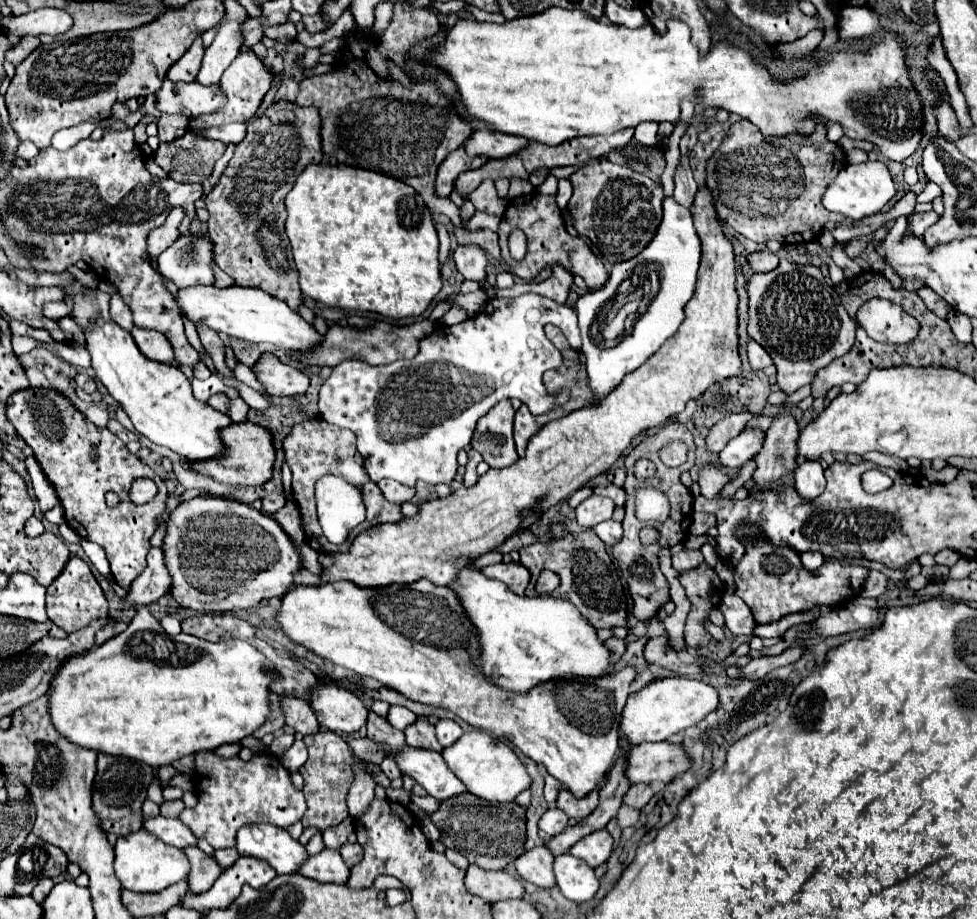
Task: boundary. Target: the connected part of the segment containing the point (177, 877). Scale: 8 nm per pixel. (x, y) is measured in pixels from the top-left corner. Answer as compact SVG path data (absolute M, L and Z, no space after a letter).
M140 829L126 837L118 837L114 853L116 853L116 857L114 857L116 877L120 879L124 889L130 889L136 893L162 891L166 887L186 879L190 873L190 863L188 863L188 857L184 855L184 851L178 847L170 847L168 843L162 843L162 839L148 833L146 829Z

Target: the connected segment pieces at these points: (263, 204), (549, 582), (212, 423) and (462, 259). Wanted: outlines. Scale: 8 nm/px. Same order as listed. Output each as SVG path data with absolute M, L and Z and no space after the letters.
M284 101L272 105L270 109L266 109L266 113L264 113L262 117L258 117L258 119L254 119L254 121L248 123L248 135L246 135L246 139L244 139L242 143L236 145L234 155L232 155L232 159L230 159L230 163L228 163L224 175L220 177L220 183L212 189L212 193L208 193L208 195L204 197L206 209L208 209L208 213L210 213L210 217L208 217L208 235L210 235L210 241L212 241L212 245L214 245L214 261L216 261L216 265L218 265L222 271L226 271L226 273L236 281L236 285L262 289L262 291L270 293L272 297L282 299L282 301L284 301L288 307L292 307L292 309L298 309L298 305L302 303L302 291L300 291L300 285L298 285L298 271L296 271L296 267L294 267L294 263L292 263L290 243L288 243L288 237L286 237L286 231L284 231L284 223L286 223L286 205L284 205L284 199L286 199L286 195L290 193L290 189L294 187L296 177L304 171L304 167L316 165L316 163L322 161L322 147L320 147L318 127L320 127L320 115L318 115L318 111L314 111L314 107L294 107L292 103L284 103Z
M544 570L540 574L535 590L542 595L542 593L552 593L556 587L558 587L558 577L556 577L556 574L554 572Z
M78 281L64 287L66 295L74 295L74 317L86 329L88 351L92 357L92 369L108 393L122 405L128 413L134 429L148 437L152 443L172 449L184 459L206 461L224 455L224 443L220 439L220 429L228 427L232 421L226 413L216 411L204 401L192 395L190 381L186 375L170 365L154 363L146 359L130 333L118 327L108 313L110 295L96 289L82 287Z
M458 245L454 251L454 261L464 279L480 281L486 277L486 255L476 245Z

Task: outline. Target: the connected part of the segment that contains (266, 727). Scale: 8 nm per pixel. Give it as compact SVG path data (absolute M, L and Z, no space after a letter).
M272 703L272 713L270 713L270 717L266 719L266 723L254 733L254 737L262 737L262 735L266 735L266 733L274 733L274 731L278 731L278 729L282 729L286 725L286 721L284 721L284 711L282 711L282 705L278 703L278 705L274 705Z

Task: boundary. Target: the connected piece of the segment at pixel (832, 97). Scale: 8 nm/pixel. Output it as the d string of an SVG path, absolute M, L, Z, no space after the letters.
M550 7L548 11L544 11L542 15L534 15L534 17L522 17L522 19L514 19L514 21L506 21L504 25L496 25L496 23L478 23L474 19L460 19L450 31L448 31L448 37L446 41L442 43L440 51L434 53L434 63L442 69L446 69L452 79L456 81L458 89L460 89L460 95L464 97L464 103L466 103L466 109L470 111L470 115L482 119L484 123L488 123L492 129L498 129L502 133L510 133L510 135L520 135L520 137L526 137L530 141L538 141L538 143L544 143L544 145L560 145L568 139L574 139L574 137L582 137L582 135L606 135L606 133L614 133L614 131L620 131L620 129L626 129L626 127L636 127L644 121L656 121L656 123L662 123L662 121L668 121L668 123L676 123L678 117L680 117L680 103L684 99L688 101L694 101L694 97L700 97L702 99L702 105L704 107L714 107L714 109L726 109L728 113L734 113L734 115L740 115L742 119L748 119L752 125L756 125L762 135L770 135L770 137L786 137L786 135L792 135L792 133L798 133L800 137L808 137L810 133L814 133L816 129L816 123L818 121L824 121L826 125L828 123L840 123L844 127L844 135L850 137L850 139L862 139L862 141L870 141L878 147L878 151L890 159L890 161L896 161L896 163L902 163L904 159L908 159L920 145L920 139L922 139L922 125L924 125L924 113L922 113L922 101L920 101L920 95L916 93L910 77L908 77L908 69L906 69L906 43L896 37L892 31L886 33L878 43L874 43L870 49L866 51L854 51L854 49L840 49L840 51L830 51L822 65L816 65L812 67L802 79L794 79L790 83L784 83L784 81L778 81L774 79L766 65L760 63L760 61L754 61L746 51L738 49L738 47L730 47L728 43L718 43L716 47L712 47L704 57L700 55L698 47L692 45L690 41L690 27L678 19L670 19L666 23L666 31L660 33L652 23L646 23L638 29L628 29L624 25L614 25L606 15L602 15L600 19L594 19L590 15L586 15L584 11L580 9L562 9L562 7Z

